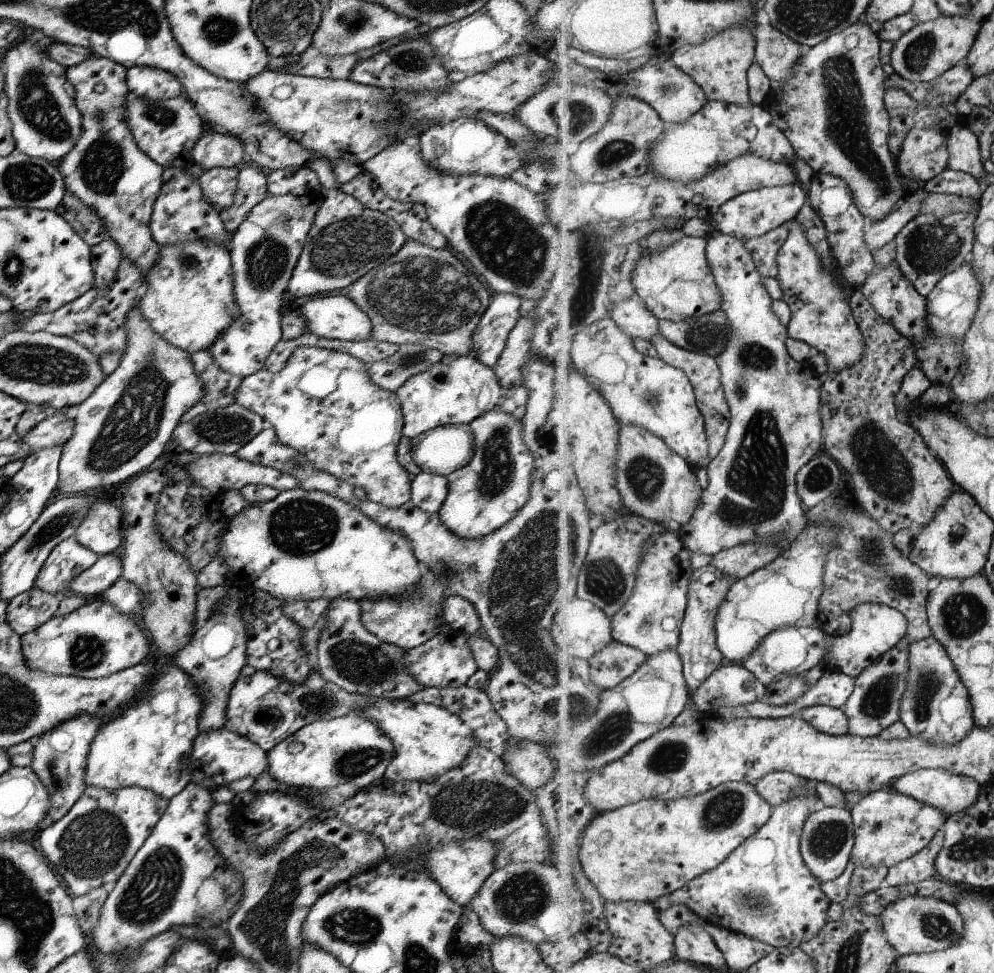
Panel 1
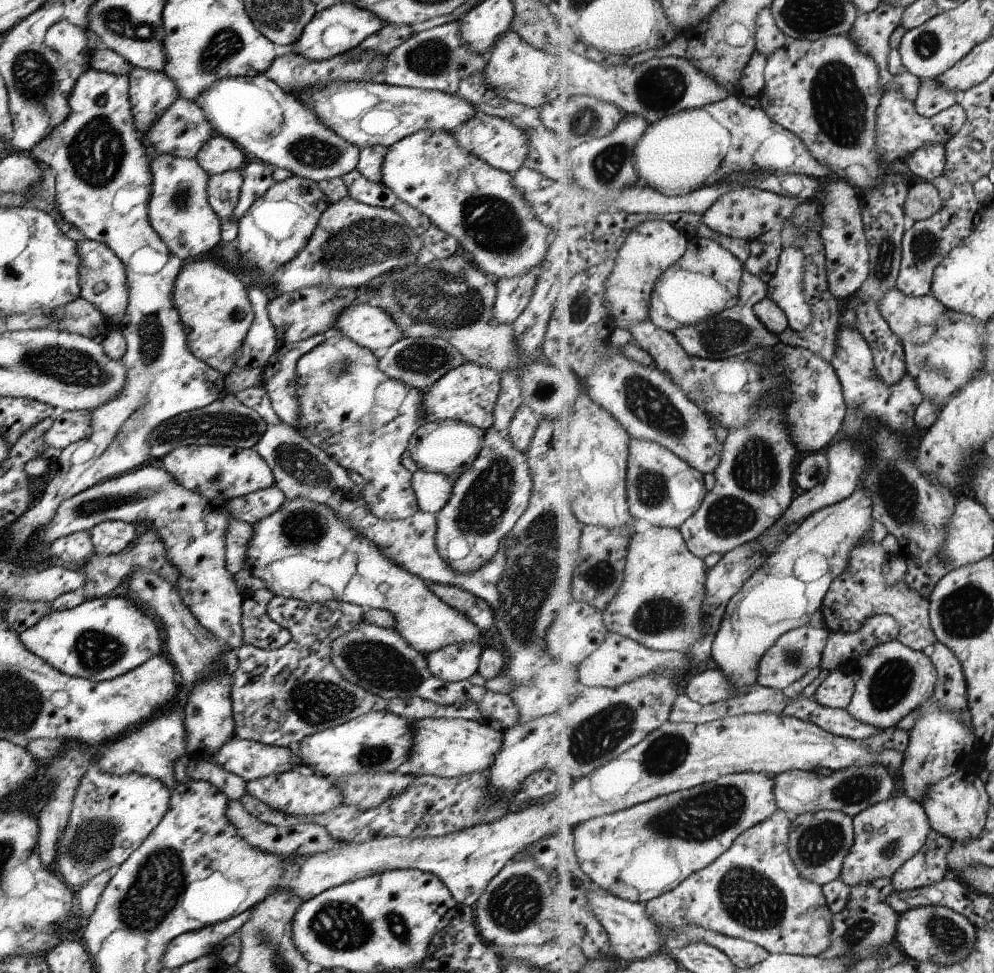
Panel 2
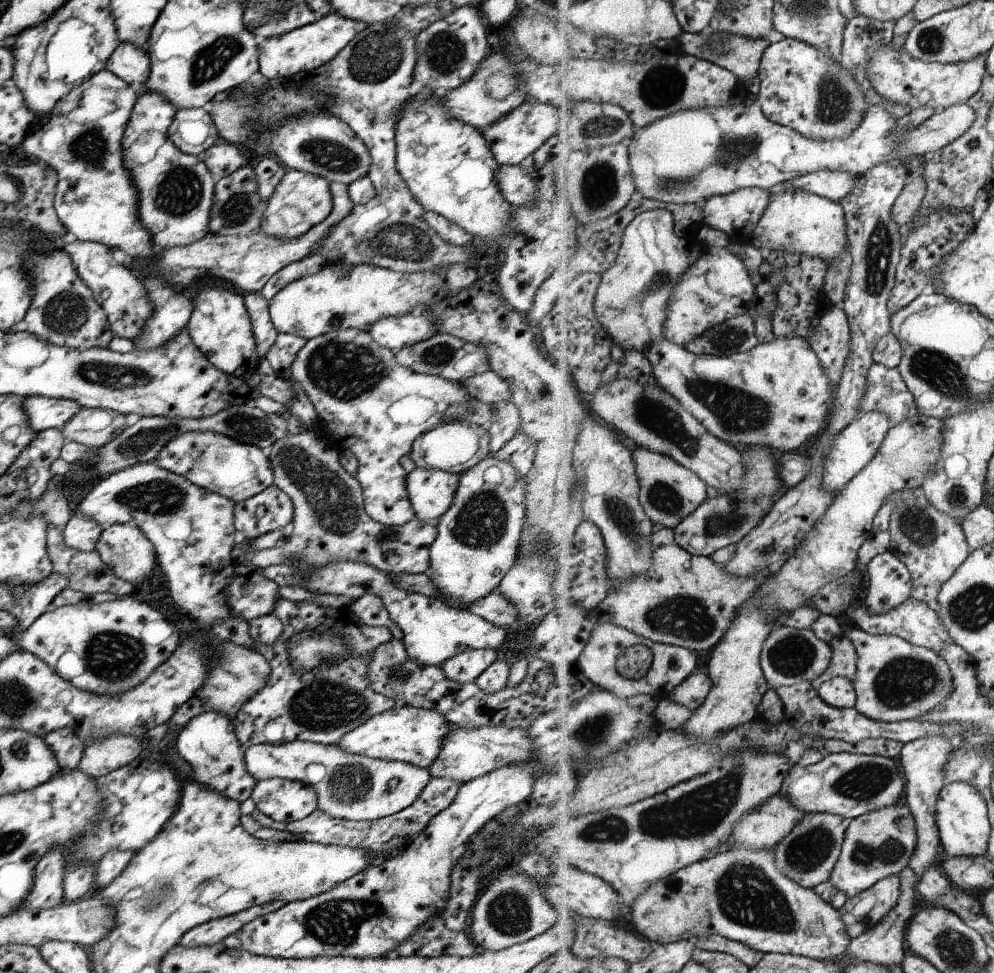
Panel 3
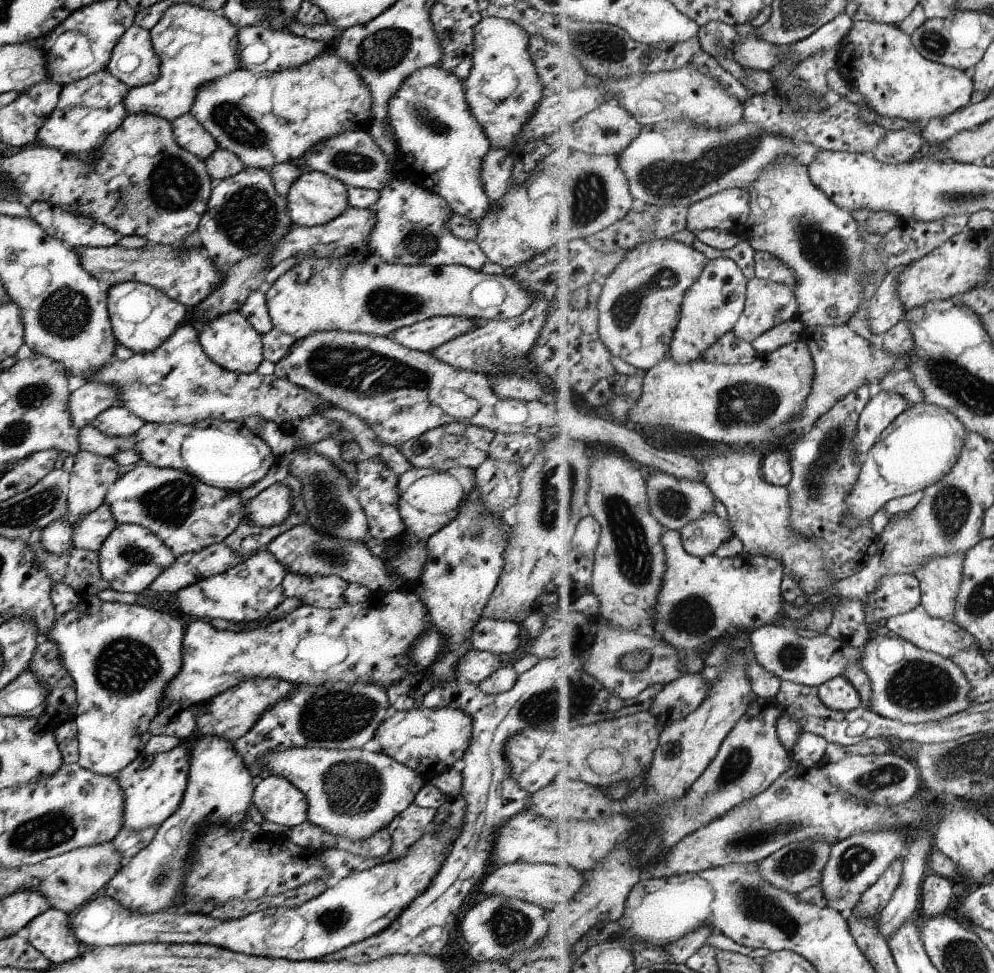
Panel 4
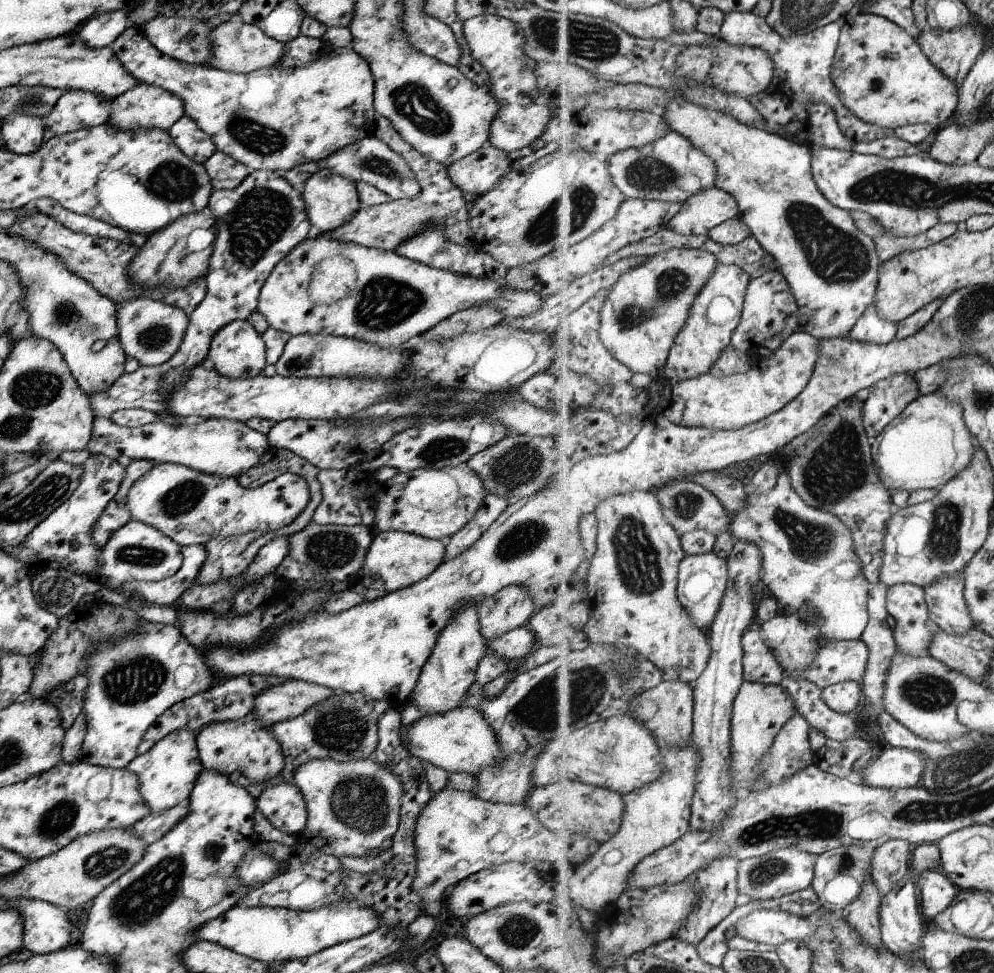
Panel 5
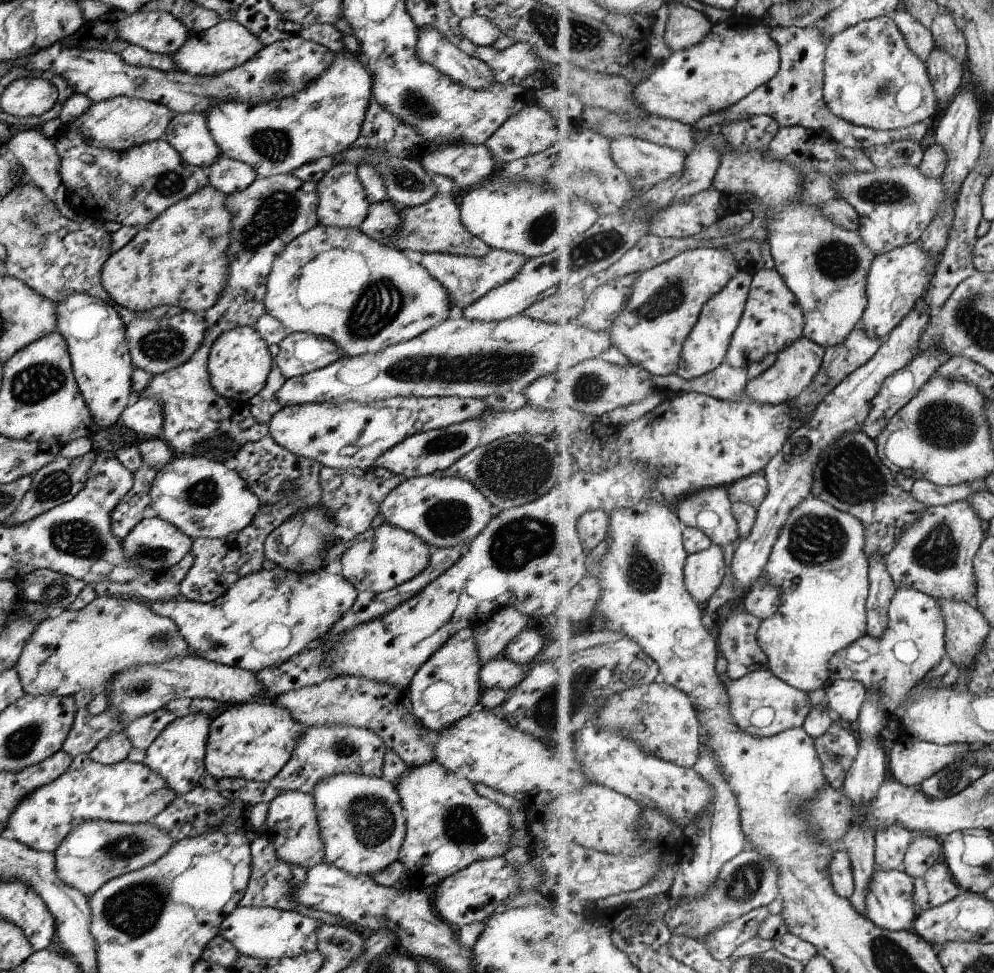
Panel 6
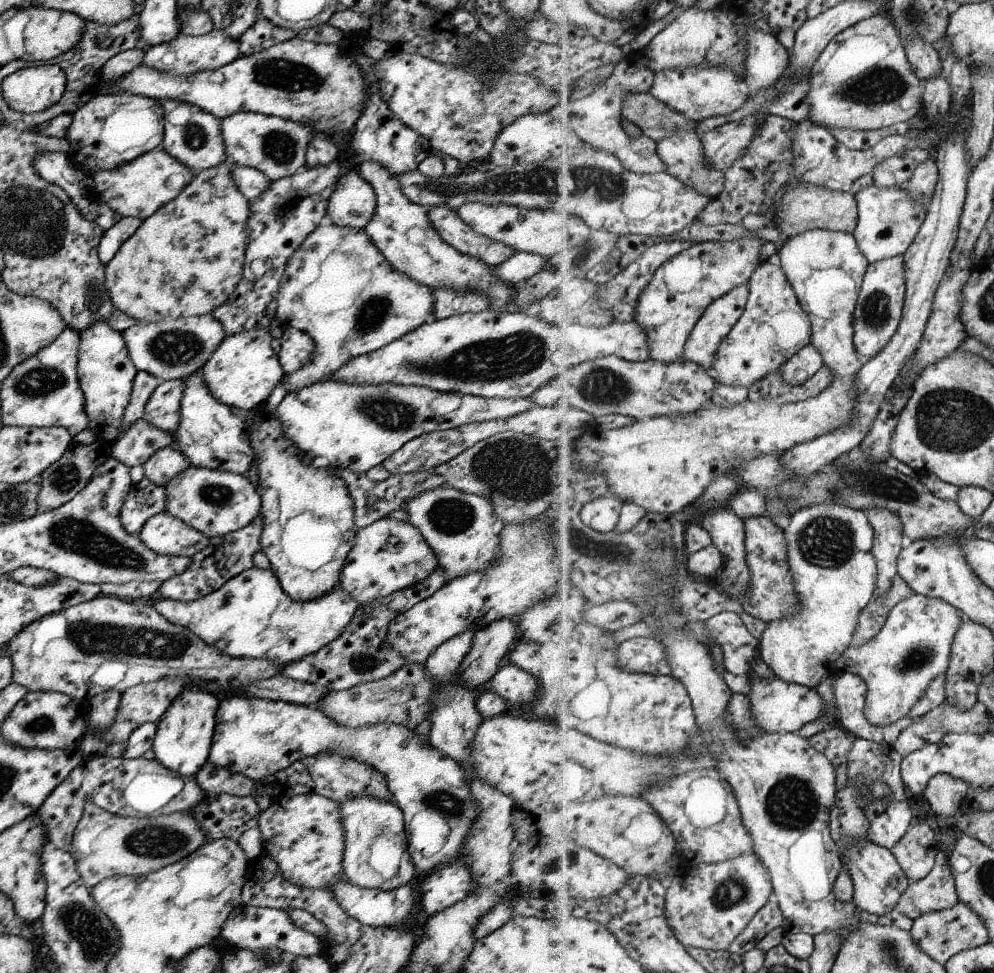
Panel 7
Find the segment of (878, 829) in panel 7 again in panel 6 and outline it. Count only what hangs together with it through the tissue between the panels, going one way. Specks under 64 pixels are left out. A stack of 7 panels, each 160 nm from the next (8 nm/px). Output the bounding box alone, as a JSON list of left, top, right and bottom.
[876,826,915,871]

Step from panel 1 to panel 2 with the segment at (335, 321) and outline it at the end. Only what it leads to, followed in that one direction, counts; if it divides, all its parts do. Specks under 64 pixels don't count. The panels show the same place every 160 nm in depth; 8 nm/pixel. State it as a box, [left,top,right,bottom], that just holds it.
[333,303,405,350]

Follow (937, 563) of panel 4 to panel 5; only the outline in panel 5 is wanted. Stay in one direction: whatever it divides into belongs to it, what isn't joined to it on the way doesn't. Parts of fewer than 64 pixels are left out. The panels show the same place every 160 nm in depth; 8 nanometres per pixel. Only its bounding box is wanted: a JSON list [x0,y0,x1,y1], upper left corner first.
[925,574,975,635]

